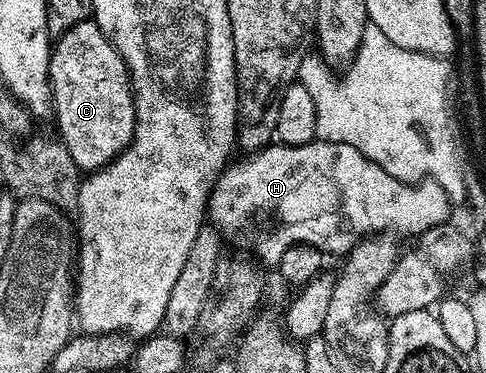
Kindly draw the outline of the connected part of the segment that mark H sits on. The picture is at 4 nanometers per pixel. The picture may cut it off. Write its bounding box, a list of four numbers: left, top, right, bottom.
[208,141,451,269]

